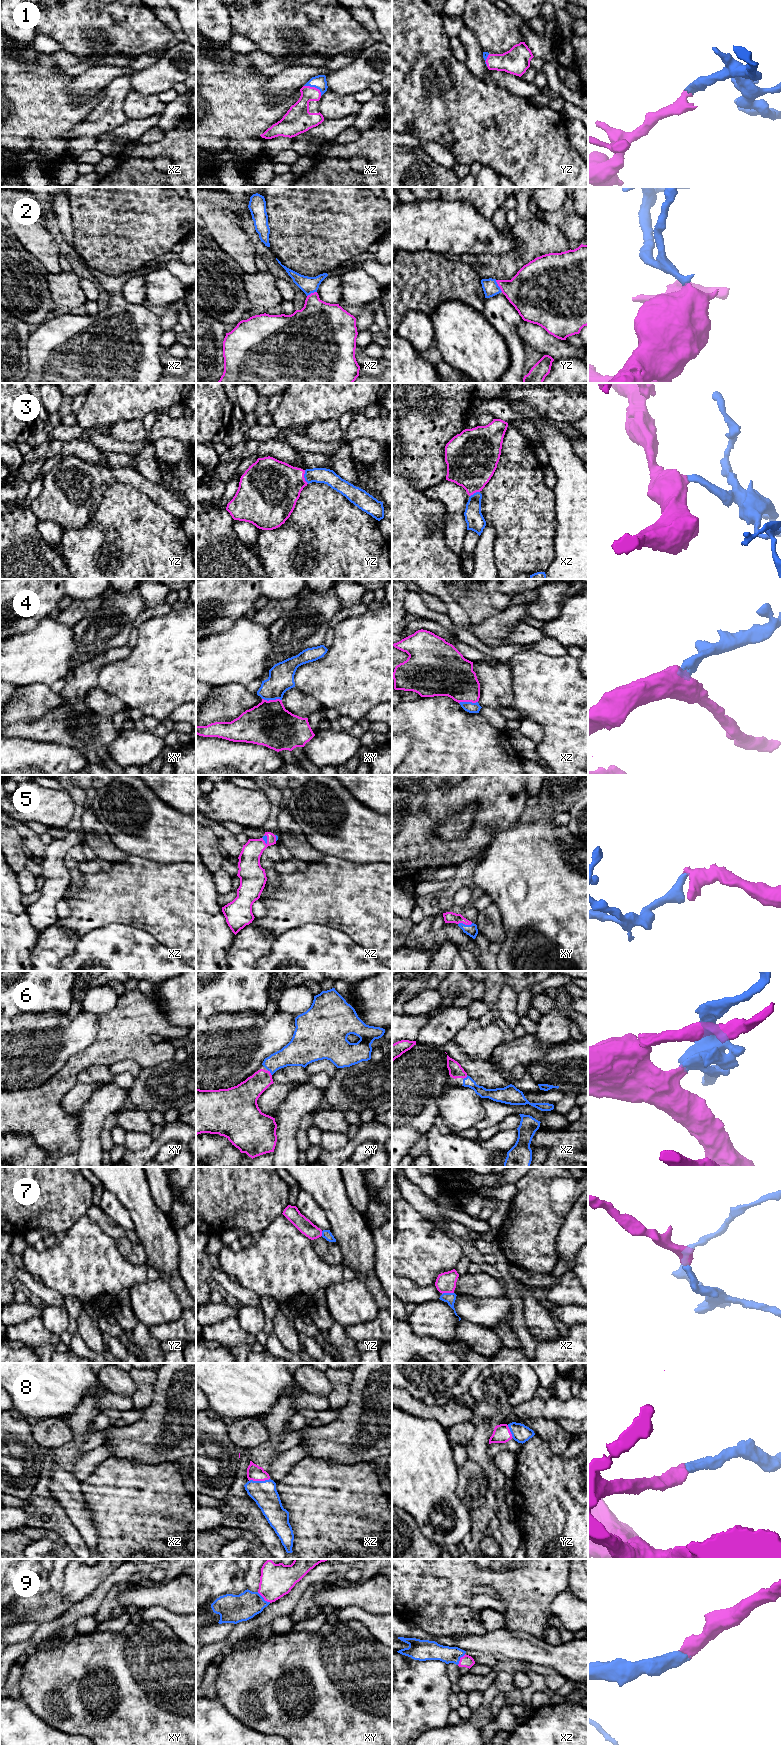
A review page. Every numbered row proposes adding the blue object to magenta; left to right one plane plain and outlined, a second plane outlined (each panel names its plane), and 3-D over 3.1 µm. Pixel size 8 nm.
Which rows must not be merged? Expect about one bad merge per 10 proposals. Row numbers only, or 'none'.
none

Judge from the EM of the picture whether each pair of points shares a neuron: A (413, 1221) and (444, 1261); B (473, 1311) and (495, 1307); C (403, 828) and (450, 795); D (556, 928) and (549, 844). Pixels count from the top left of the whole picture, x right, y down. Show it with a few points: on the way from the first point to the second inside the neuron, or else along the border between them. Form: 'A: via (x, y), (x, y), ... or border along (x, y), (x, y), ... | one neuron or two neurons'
A: via (414, 1231), (434, 1251) | one neuron
B: via (478, 1311), (490, 1311) | one neuron
C: via (415, 816), (424, 808), (438, 805) | one neuron
D: via (556, 907), (556, 891), (549, 884), (549, 865) | one neuron

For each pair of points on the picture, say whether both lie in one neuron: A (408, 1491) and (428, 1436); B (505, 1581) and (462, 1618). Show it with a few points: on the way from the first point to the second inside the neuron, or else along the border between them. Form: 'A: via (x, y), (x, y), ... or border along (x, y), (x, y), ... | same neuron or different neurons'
A: via (408, 1477), (408, 1461), (418, 1450) | same neuron
B: via (488, 1580), (475, 1580), (462, 1593), (462, 1601) | same neuron

